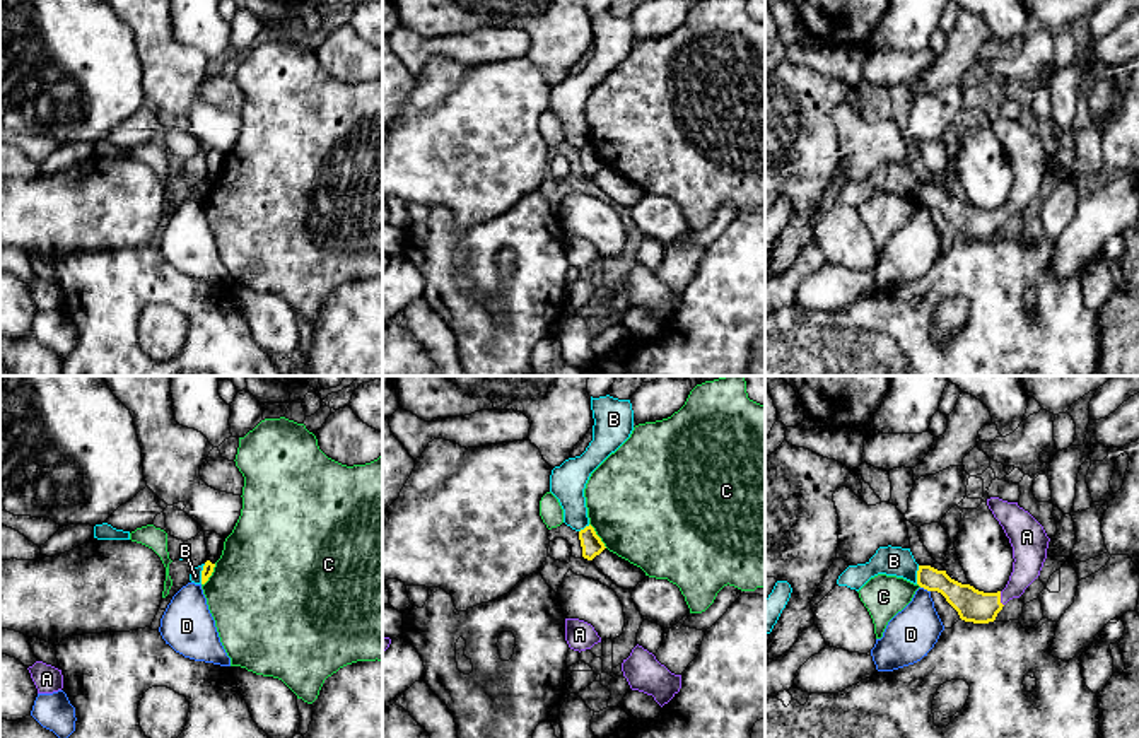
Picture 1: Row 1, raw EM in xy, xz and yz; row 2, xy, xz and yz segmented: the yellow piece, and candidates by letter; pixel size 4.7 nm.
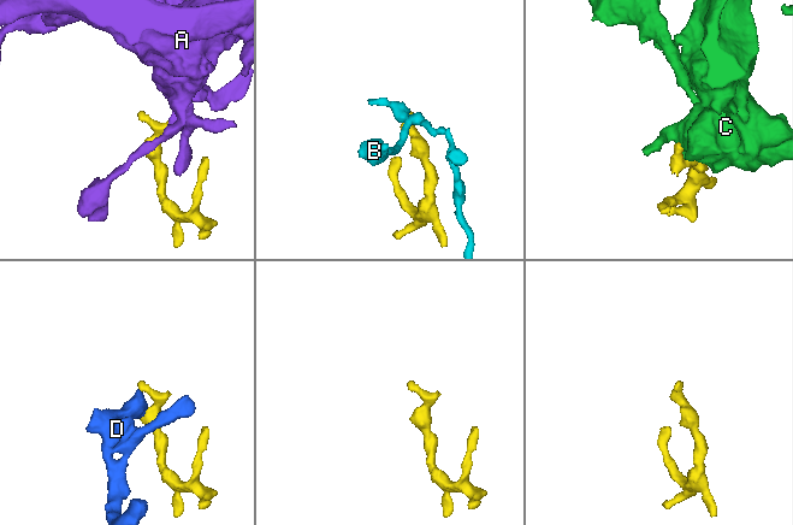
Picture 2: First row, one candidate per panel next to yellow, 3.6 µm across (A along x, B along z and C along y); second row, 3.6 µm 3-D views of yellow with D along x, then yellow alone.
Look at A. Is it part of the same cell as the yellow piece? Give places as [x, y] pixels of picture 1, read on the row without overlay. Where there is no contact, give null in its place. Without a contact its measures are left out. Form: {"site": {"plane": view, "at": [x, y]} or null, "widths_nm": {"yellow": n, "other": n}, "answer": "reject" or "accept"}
{"site": {"plane": "yz", "at": [999, 216]}, "widths_nm": {"yellow": 160, "other": 150}, "answer": "accept"}

